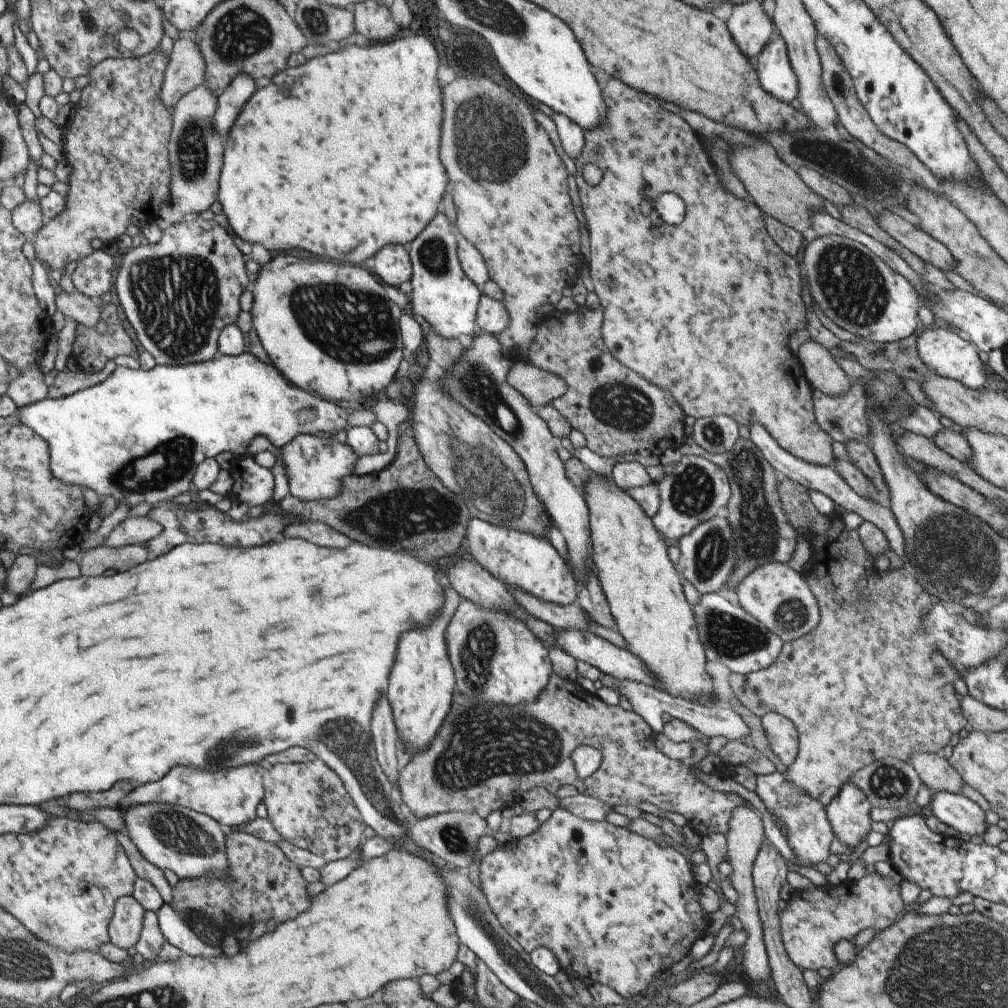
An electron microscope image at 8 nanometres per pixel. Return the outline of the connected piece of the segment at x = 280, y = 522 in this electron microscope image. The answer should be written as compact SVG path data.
M167 502L155 504L149 508L147 518L155 520L161 526L161 532L146 542L145 548L155 556L165 554L174 546L183 543L213 543L223 544L223 546L257 546L257 544L267 544L270 542L282 541L283 528L295 520L295 514L267 512L258 517L249 517L240 522L233 521L226 513L220 512L213 505L203 506L203 508L193 509L186 505L172 505Z

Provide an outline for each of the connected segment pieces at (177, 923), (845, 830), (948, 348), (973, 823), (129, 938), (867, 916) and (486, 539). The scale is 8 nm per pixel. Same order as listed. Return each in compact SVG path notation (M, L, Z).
M167 903L161 905L156 912L156 917L163 938L175 948L179 948L185 955L205 956L205 958L213 958L215 954L219 956L220 946L204 943L192 931L191 926L176 912L173 912Z
M850 782L841 785L824 810L835 838L849 848L855 848L870 831L869 803L865 795Z
M945 327L925 329L916 338L916 354L926 368L940 377L951 379L970 389L980 389L985 384L984 366L975 346L960 333Z
M934 792L927 807L937 820L967 836L982 836L987 828L981 808L959 793Z
M132 895L119 897L108 924L109 942L124 949L134 946L140 935L144 911Z
M865 873L859 880L845 880L837 886L820 886L815 890L803 889L795 890L791 896L791 900L786 904L784 912L778 911L778 921L780 926L780 937L787 956L791 962L798 966L802 972L803 969L819 970L819 968L827 968L833 972L836 967L833 945L838 940L848 940L853 943L853 938L858 932L864 928L873 928L880 931L888 928L908 907L902 905L899 897L900 886L895 884L891 878L885 878L878 873Z
M481 516L468 520L465 537L469 544L468 557L507 587L520 589L546 603L565 606L577 601L572 573L545 538L482 521Z

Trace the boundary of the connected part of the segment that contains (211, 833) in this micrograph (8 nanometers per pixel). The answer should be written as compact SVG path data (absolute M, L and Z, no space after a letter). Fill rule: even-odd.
M167 803L133 805L125 810L119 808L119 812L124 822L123 832L149 864L157 866L162 871L169 869L178 879L199 879L203 875L209 875L214 879L228 878L228 860L224 855L225 829L209 816L181 805Z

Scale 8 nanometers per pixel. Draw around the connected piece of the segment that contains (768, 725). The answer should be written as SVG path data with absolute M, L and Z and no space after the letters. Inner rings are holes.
M774 712L763 715L760 721L773 756L788 767L798 751L798 734L794 724Z

